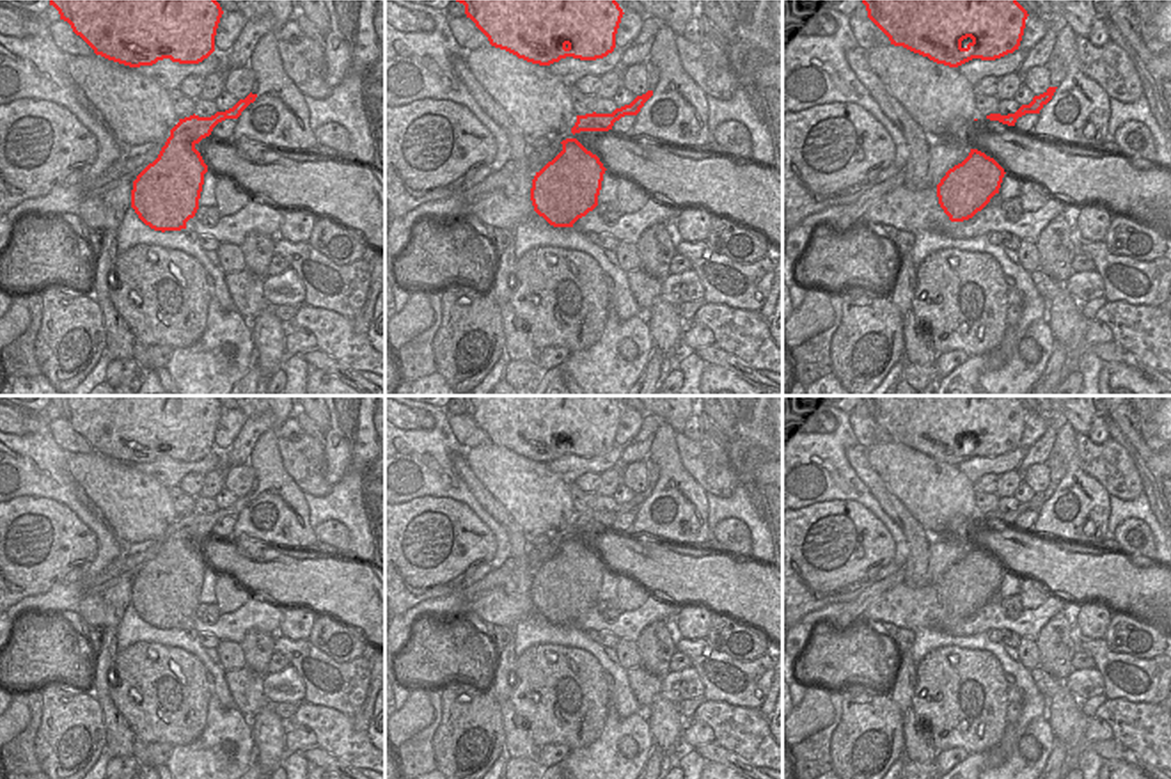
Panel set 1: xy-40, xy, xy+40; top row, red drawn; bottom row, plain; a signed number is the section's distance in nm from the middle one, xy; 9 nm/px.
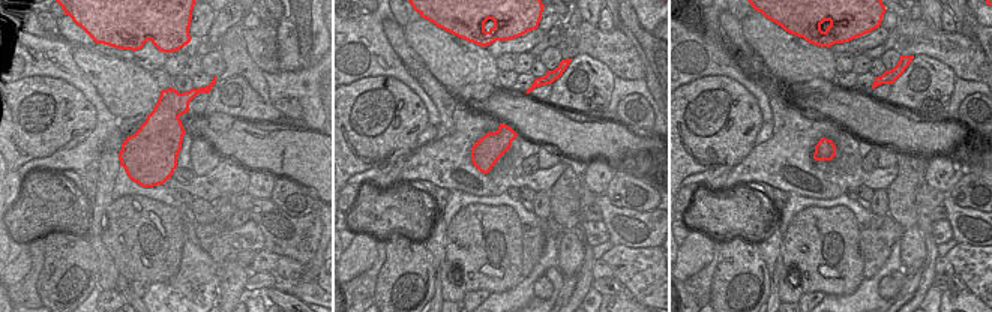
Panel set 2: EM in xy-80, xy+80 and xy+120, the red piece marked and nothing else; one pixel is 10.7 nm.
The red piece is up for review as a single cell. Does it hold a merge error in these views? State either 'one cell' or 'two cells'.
one cell

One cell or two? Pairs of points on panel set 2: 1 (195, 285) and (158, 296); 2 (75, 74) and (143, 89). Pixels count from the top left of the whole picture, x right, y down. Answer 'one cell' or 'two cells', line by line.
1: one cell
2: two cells

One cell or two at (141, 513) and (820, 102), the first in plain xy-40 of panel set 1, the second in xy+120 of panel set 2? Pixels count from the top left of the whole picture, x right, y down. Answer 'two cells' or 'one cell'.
two cells

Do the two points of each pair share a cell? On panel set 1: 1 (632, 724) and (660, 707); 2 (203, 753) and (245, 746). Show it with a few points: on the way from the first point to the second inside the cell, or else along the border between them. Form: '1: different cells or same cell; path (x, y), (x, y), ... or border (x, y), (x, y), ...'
1: different cells; border (646, 717), (655, 744)
2: same cell; path (213, 742), (220, 735), (235, 735)

